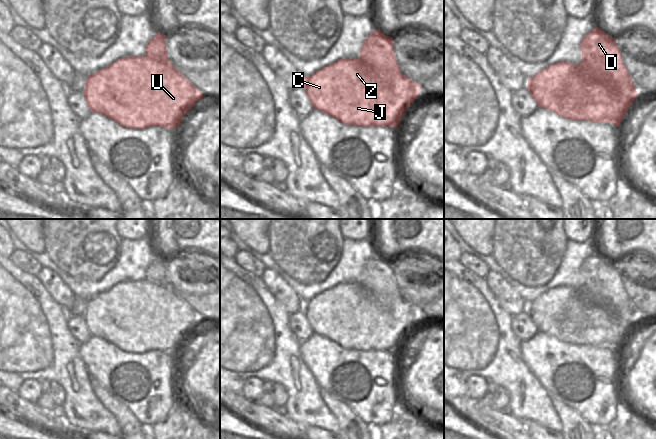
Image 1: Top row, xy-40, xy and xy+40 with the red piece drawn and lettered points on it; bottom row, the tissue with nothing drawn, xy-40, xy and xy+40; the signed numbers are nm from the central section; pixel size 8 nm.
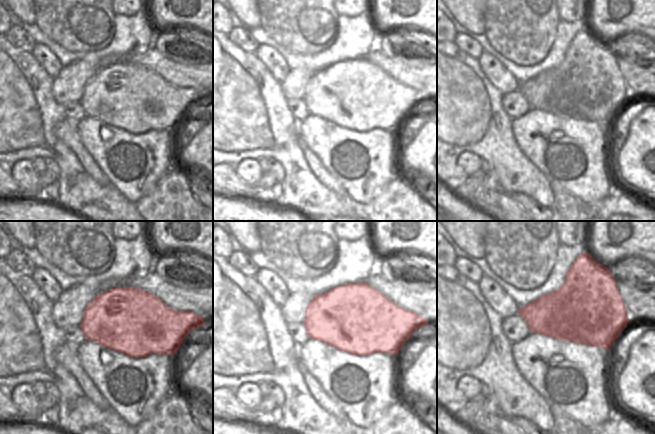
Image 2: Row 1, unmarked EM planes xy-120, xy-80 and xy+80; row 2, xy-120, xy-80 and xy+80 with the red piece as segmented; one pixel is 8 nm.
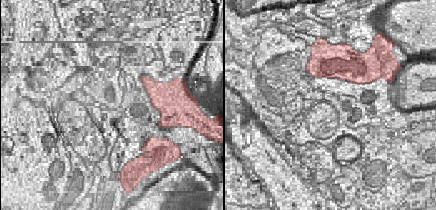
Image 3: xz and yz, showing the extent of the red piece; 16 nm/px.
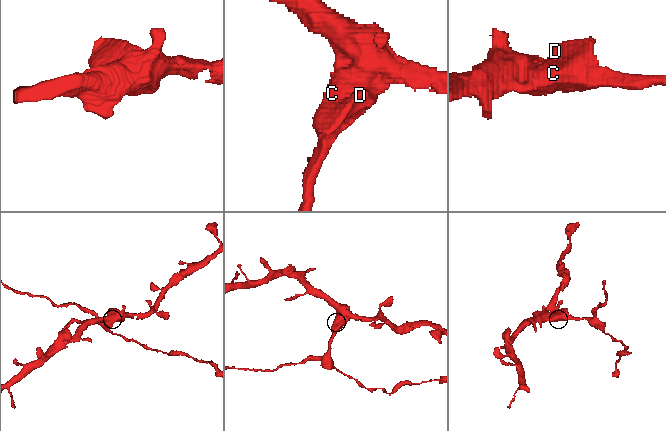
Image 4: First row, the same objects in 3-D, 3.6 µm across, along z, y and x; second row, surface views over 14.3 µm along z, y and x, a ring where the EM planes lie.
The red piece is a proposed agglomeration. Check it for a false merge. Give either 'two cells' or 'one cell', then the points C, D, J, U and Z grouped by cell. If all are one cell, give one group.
two cells; C J U Z / D

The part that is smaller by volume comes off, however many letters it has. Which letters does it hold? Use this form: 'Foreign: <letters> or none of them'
Foreign: D

